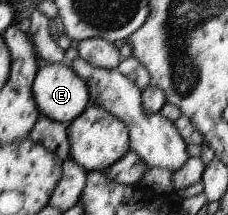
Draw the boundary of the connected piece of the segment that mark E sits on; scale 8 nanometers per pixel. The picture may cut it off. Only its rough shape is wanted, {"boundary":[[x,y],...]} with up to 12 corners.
{"boundary":[[47,63],[32,92],[40,115],[61,123],[88,107],[71,67]]}

